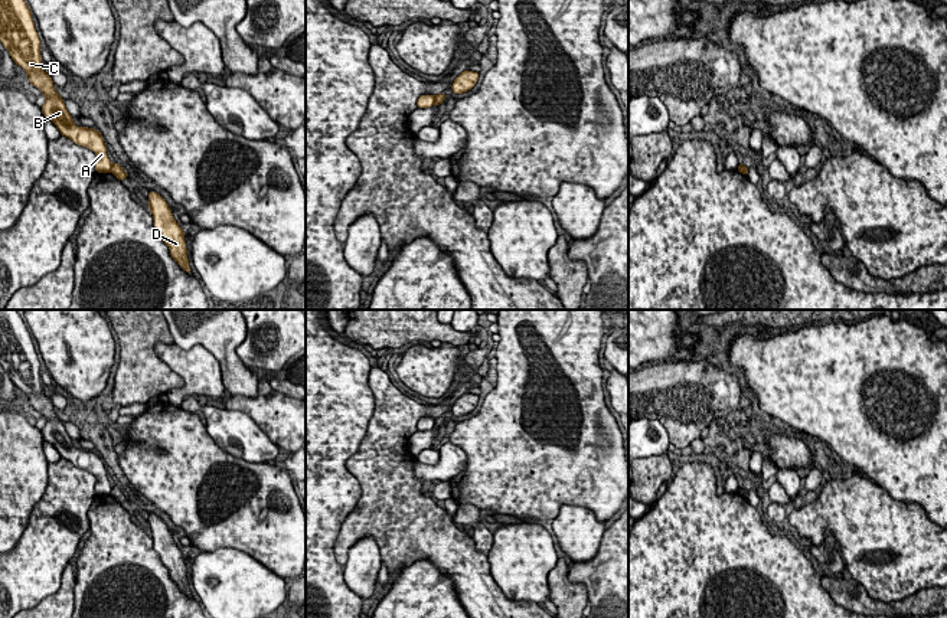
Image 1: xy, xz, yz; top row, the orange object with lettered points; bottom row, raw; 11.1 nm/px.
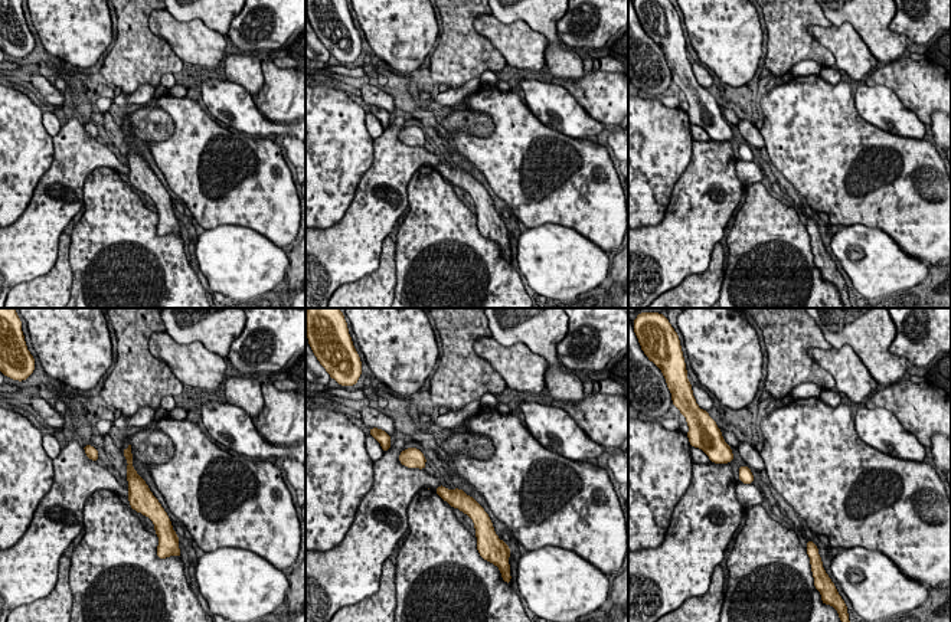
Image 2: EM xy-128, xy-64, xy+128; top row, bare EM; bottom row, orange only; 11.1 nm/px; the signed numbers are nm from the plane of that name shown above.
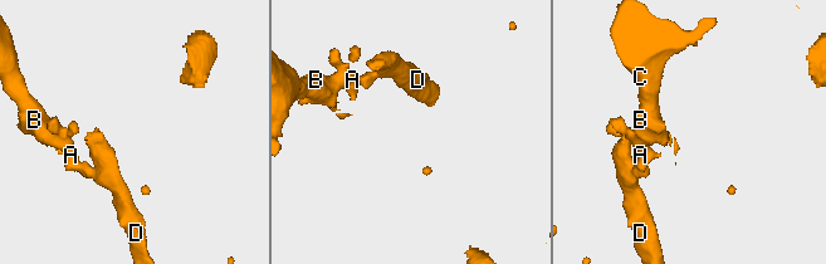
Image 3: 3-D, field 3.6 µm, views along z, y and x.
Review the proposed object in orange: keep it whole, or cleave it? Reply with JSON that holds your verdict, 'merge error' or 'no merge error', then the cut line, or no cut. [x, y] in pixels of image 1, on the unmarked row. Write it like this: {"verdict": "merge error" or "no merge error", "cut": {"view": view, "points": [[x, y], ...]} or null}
{"verdict": "merge error", "cut": {"view": "xy", "points": [[110, 487], [111, 493]]}}

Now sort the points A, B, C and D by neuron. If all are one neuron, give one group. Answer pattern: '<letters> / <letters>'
A B C / D

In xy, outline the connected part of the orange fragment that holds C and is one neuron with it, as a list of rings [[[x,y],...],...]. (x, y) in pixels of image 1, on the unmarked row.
[[[0,310],[0,364],[14,386],[25,392],[29,405],[46,419],[40,429],[43,439],[50,442],[62,458],[97,477],[97,496],[110,496],[111,484],[101,455],[74,447],[74,439],[68,435],[63,421],[56,415],[52,400],[42,390],[40,363],[32,334],[17,310]]]

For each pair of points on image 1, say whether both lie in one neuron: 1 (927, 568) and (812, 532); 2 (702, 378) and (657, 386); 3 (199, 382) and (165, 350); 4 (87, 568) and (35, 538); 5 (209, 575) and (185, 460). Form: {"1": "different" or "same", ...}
{"1": "same", "2": "same", "3": "same", "4": "different", "5": "different"}

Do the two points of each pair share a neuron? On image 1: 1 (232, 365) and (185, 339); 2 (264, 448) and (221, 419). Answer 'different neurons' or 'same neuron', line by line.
1: same neuron
2: same neuron

